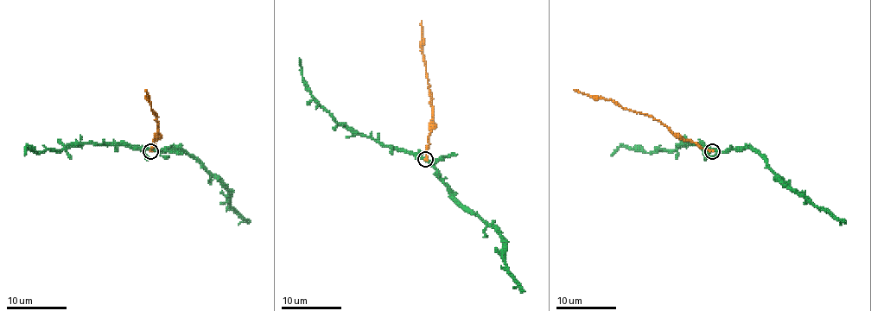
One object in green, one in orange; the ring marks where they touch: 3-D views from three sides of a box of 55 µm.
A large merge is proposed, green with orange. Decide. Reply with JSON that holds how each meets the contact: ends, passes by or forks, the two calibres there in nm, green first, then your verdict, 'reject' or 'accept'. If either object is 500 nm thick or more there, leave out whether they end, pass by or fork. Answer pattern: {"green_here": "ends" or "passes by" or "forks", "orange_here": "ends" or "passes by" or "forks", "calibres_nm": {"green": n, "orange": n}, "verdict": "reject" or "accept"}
{"green_here": "forks", "orange_here": "ends", "calibres_nm": {"green": 260, "orange": 280}, "verdict": "reject"}

